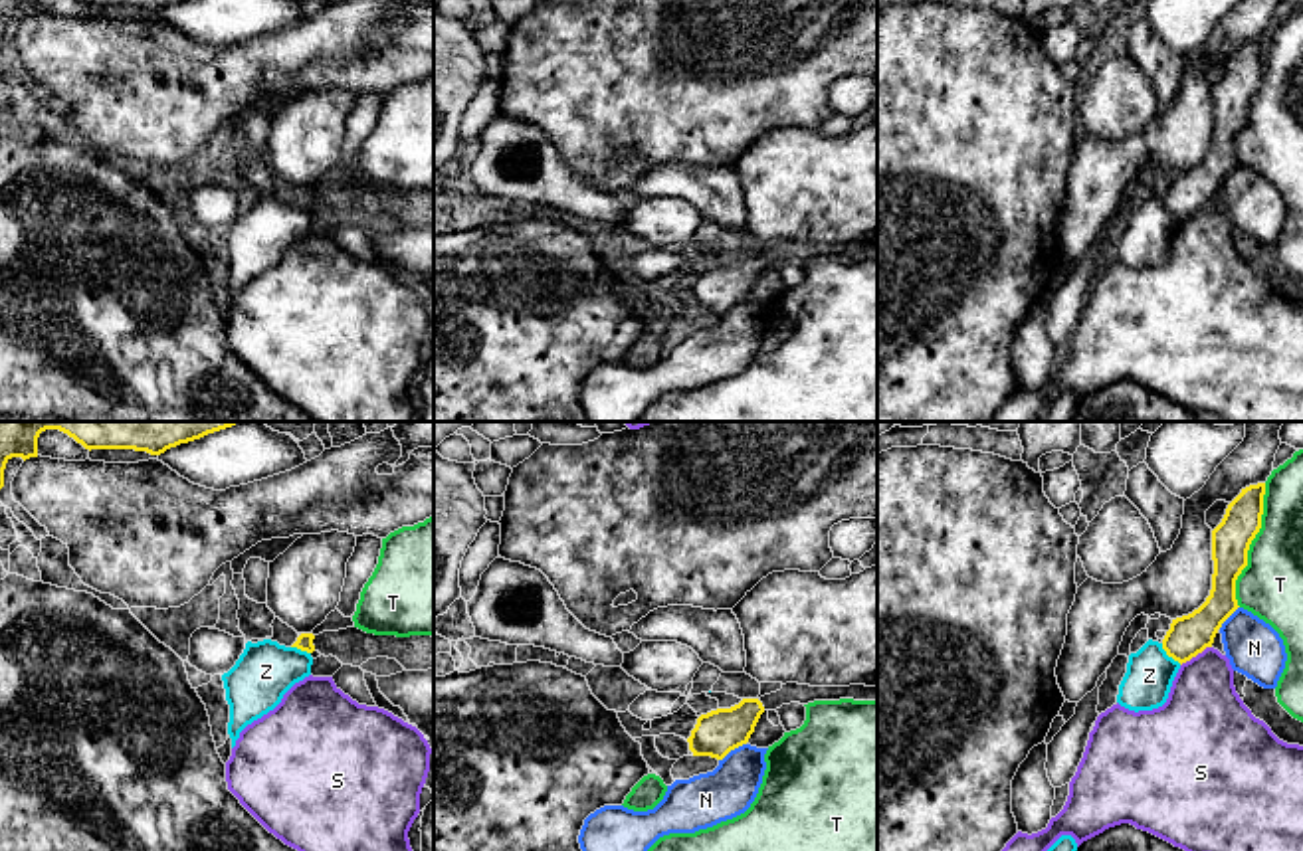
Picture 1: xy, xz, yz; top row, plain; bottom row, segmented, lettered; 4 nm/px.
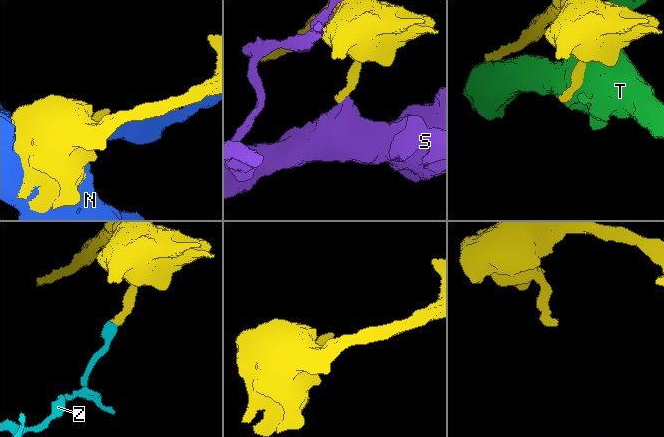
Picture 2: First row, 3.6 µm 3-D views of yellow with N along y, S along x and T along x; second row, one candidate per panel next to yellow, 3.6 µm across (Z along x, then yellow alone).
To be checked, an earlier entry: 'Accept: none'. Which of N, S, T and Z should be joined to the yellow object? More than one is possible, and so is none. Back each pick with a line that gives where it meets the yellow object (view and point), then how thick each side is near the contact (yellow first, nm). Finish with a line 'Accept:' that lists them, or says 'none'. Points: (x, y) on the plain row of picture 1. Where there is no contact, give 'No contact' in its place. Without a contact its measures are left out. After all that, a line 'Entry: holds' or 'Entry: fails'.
Accept: none
Entry: holds

